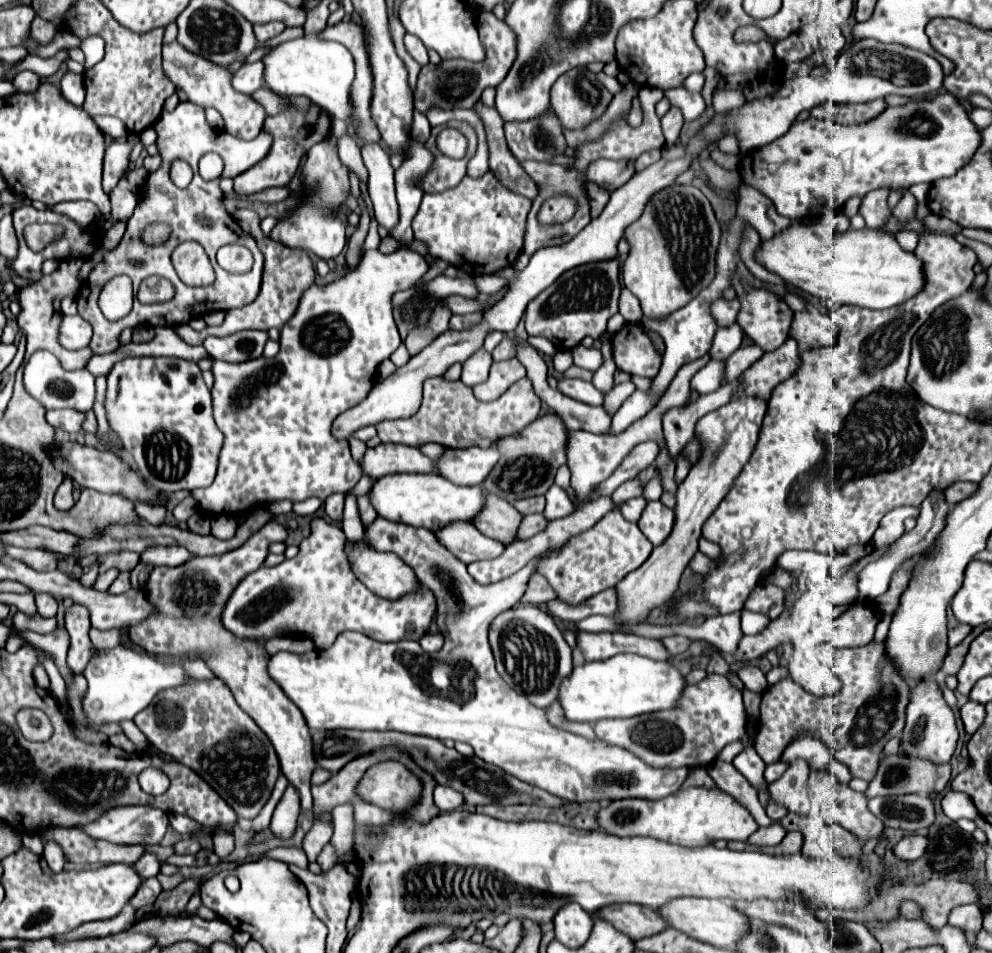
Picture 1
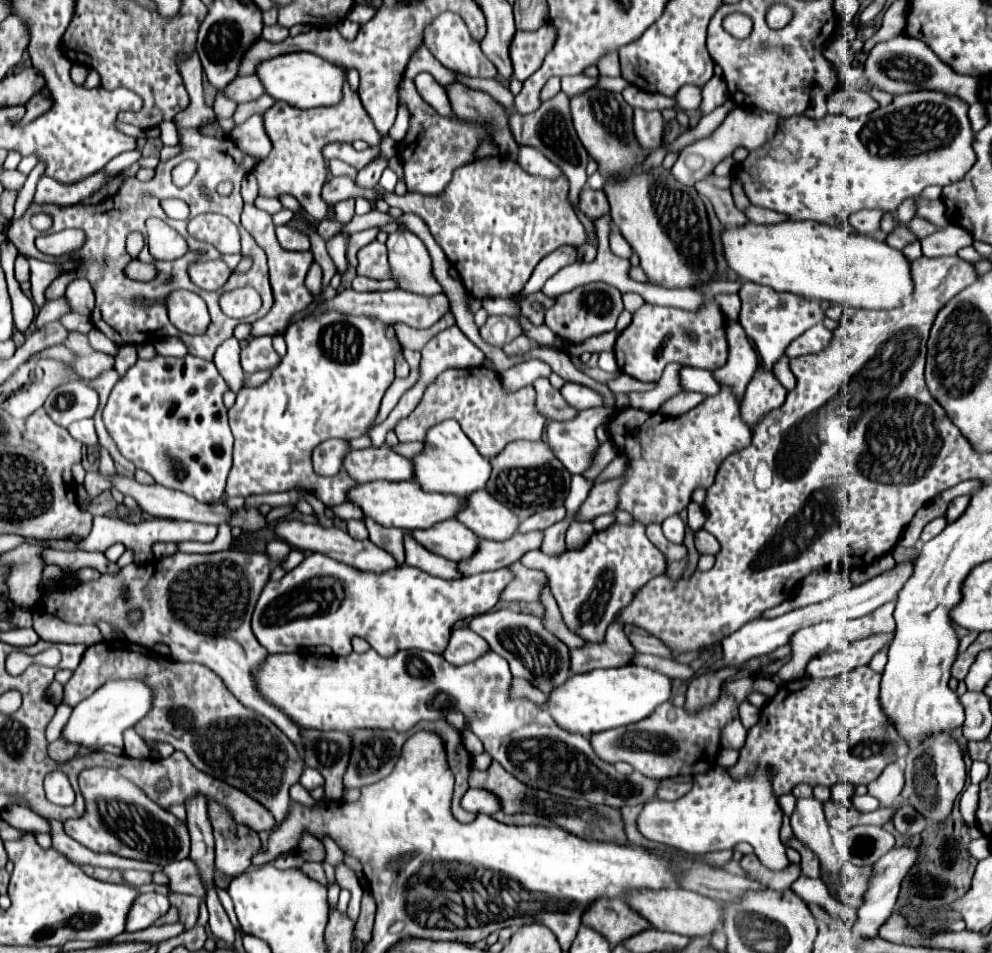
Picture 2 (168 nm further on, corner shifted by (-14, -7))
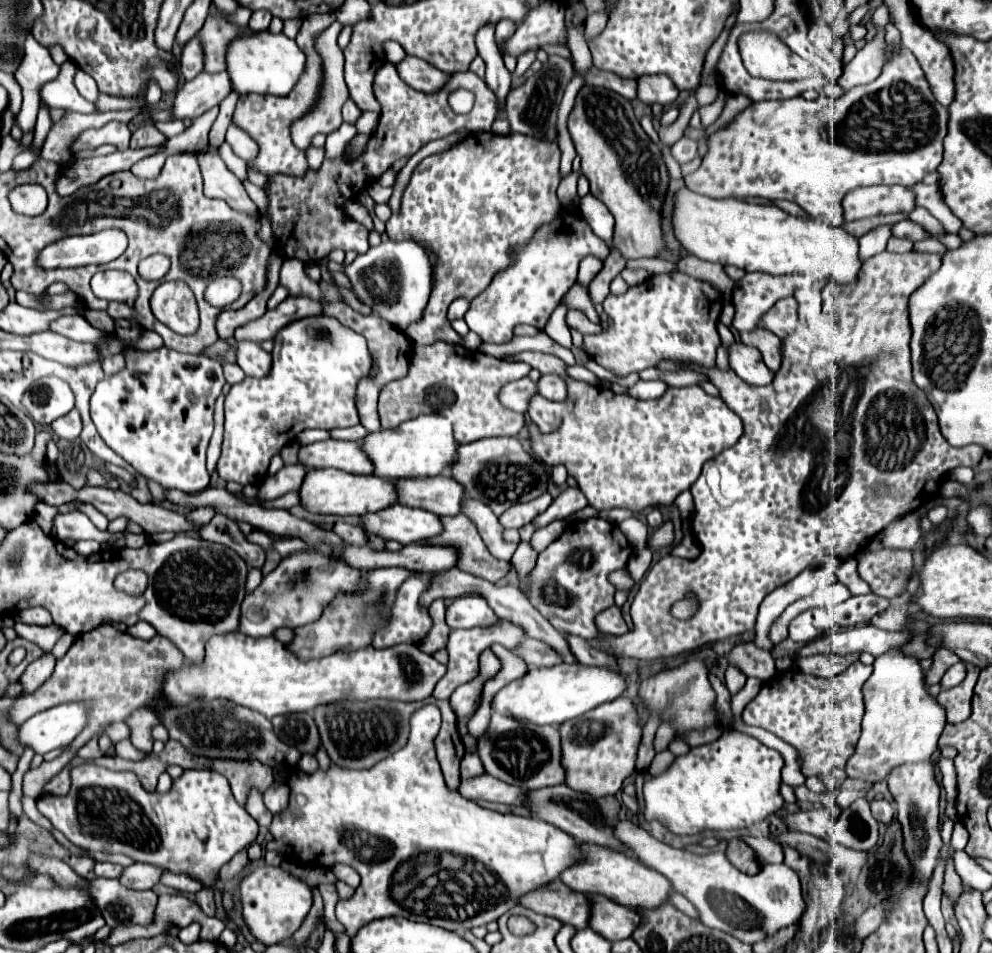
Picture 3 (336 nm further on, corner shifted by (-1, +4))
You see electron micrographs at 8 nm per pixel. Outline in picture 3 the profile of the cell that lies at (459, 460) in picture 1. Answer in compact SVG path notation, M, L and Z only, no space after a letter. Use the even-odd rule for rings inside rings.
M423 414L403 422L399 428L381 430L379 434L367 434L361 444L371 462L375 464L375 474L389 480L429 478L447 474L449 468L457 462L459 446L453 438L451 424L441 414Z

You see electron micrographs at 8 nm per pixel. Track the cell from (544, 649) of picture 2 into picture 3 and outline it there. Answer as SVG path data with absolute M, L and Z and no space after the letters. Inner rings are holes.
M461 596L447 608L449 628L475 628L499 624L497 614L481 596Z

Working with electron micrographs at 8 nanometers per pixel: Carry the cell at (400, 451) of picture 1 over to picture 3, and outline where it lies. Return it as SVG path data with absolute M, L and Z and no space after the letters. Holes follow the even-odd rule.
M323 440L299 450L299 460L307 468L337 468L351 474L373 474L367 452L363 452L361 442L349 440Z

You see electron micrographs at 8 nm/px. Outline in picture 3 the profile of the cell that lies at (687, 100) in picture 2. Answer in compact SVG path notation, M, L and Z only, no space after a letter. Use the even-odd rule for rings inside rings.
M641 76L639 80L639 92L637 98L645 104L663 104L669 106L677 100L679 90L673 82L667 80L667 76Z

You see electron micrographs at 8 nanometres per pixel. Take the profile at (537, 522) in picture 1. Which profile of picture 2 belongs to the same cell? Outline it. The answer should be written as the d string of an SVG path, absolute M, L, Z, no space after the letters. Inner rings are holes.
M516 533L508 541L488 541L478 539L478 549L468 559L456 563L460 575L476 575L486 571L502 569L514 561L518 561L526 551L538 549L542 545L542 533Z

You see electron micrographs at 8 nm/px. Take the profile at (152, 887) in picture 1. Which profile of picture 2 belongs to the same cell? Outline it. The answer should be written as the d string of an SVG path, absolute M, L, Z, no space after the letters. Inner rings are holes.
M140 893L126 917L126 931L140 931L150 925L170 909L168 897L162 893Z

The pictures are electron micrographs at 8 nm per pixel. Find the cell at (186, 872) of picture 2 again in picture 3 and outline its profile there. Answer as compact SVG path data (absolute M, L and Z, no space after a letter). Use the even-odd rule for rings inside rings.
M135 862L125 868L125 872L121 874L119 880L121 880L121 884L125 884L127 888L133 888L133 890L151 890L155 884L161 882L163 874L165 874L165 870L161 870L161 868L153 868L151 864Z

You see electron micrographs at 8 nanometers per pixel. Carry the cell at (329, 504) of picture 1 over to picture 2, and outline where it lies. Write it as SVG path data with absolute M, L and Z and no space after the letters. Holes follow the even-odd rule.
M356 519L348 521L348 533L350 533L352 539L368 539L366 525L362 521L356 521Z

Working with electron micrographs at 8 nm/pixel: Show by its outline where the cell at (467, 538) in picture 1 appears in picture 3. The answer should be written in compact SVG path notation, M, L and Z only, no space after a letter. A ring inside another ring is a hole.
M403 504L389 506L375 514L365 514L361 522L371 534L397 540L403 546L431 540L443 532L443 524L437 514Z

